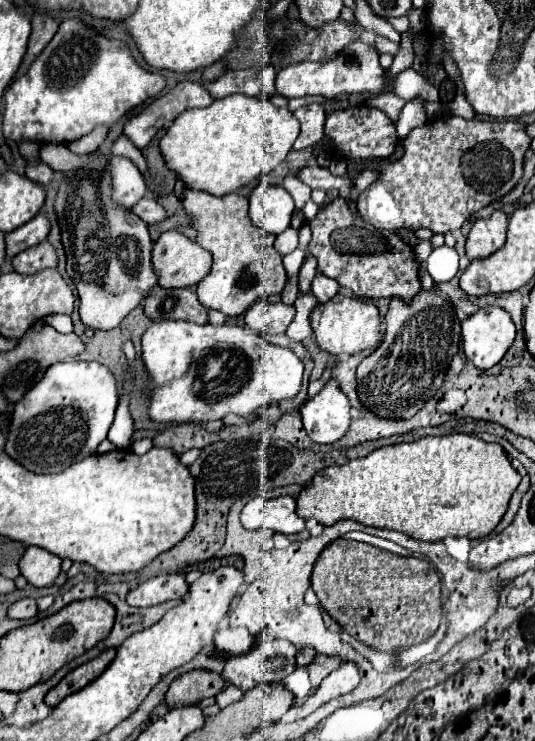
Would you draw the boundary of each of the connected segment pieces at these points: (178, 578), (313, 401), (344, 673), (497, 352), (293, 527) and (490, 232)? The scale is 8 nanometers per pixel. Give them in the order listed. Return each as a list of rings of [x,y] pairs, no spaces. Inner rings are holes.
[[[160,574],[146,582],[142,582],[138,588],[128,592],[128,604],[130,606],[156,606],[160,602],[178,600],[188,592],[188,584],[182,574]]]
[[[328,378],[322,390],[300,406],[304,430],[318,444],[340,440],[350,426],[350,402],[336,378]]]
[[[342,662],[334,672],[330,672],[322,684],[316,688],[316,692],[308,698],[306,702],[306,708],[299,713],[298,718],[305,717],[310,714],[314,708],[322,706],[324,702],[336,698],[336,696],[342,696],[346,692],[352,692],[360,682],[360,672],[358,672],[358,666],[354,662]]]
[[[500,306],[480,308],[462,320],[464,354],[480,370],[488,370],[498,364],[514,342],[514,336],[514,322]]]
[[[292,496],[254,498],[242,510],[242,526],[248,530],[270,528],[290,536],[304,530],[304,520],[296,514],[296,500]]]
[[[502,210],[492,212],[488,218],[478,218],[466,240],[466,256],[474,260],[494,254],[506,242],[506,226],[508,216]]]

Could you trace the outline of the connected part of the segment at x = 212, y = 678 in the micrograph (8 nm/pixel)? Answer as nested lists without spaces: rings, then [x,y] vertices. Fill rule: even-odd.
[[[190,670],[176,678],[166,694],[166,704],[170,708],[178,706],[192,706],[194,702],[202,700],[204,696],[216,696],[228,686],[228,682],[210,670]]]

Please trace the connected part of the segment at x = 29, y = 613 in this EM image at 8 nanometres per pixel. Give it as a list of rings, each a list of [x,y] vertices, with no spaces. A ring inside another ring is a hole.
[[[22,598],[8,608],[8,618],[16,618],[16,620],[30,620],[36,614],[38,614],[38,608],[34,598]]]

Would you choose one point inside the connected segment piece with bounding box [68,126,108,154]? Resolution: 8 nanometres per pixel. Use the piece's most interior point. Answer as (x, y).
(91, 143)

